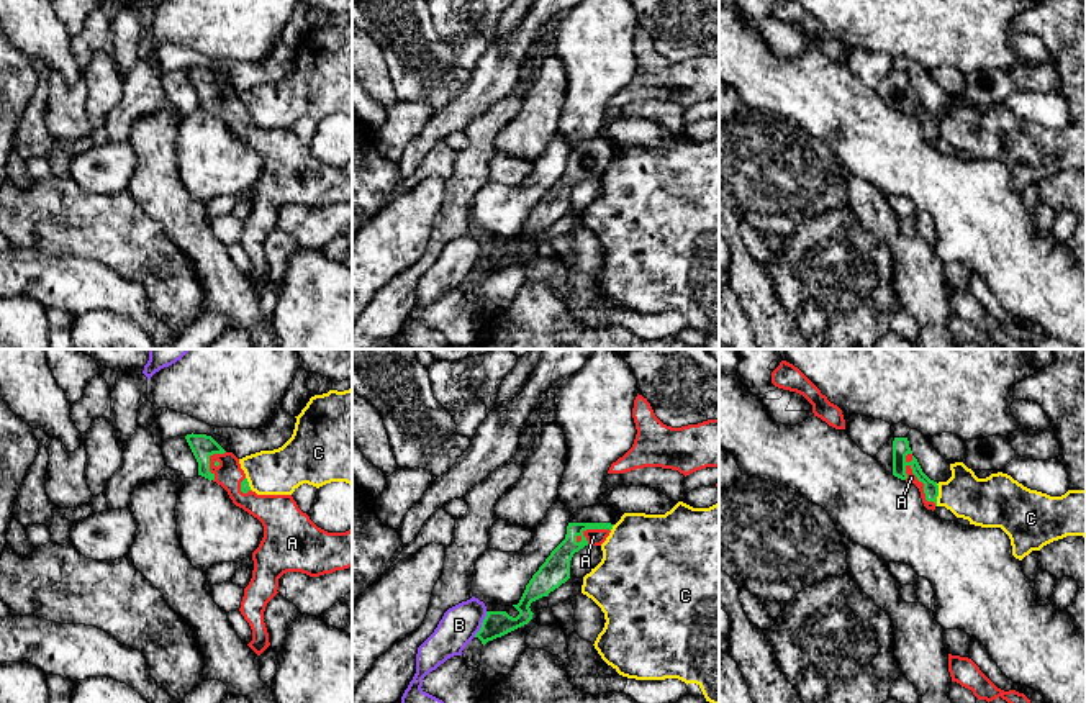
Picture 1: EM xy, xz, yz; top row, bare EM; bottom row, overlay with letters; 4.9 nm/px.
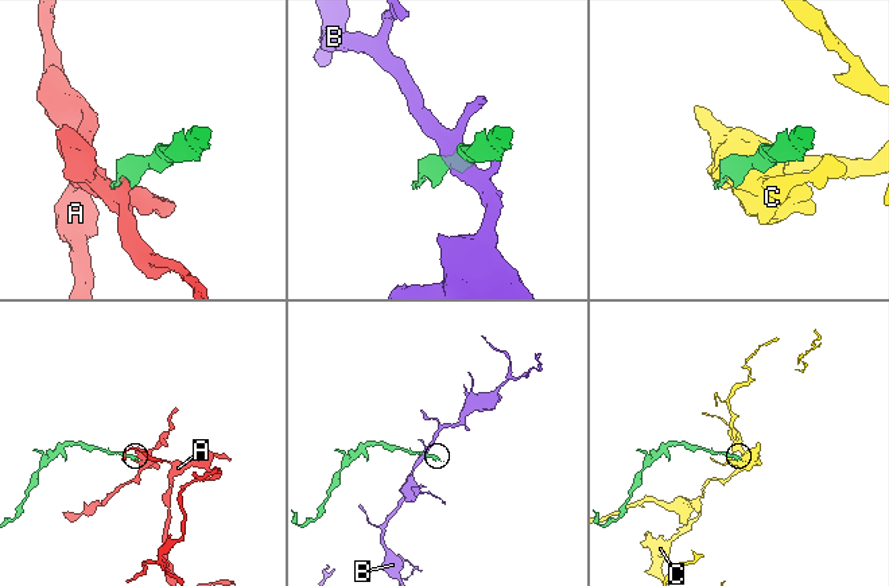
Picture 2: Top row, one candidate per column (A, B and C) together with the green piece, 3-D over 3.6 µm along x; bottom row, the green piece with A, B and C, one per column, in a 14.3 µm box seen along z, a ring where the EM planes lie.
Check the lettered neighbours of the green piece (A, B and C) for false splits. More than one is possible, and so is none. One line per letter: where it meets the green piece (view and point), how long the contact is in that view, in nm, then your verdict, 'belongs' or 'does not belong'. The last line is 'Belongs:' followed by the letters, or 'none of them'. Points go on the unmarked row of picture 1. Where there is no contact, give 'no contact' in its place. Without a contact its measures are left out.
A: yz (919, 113) | 300 nm | belongs
B: xz (482, 258) | 140 nm | does not belong
C: yz (937, 128) | 110 nm | does not belong
Belongs: A

